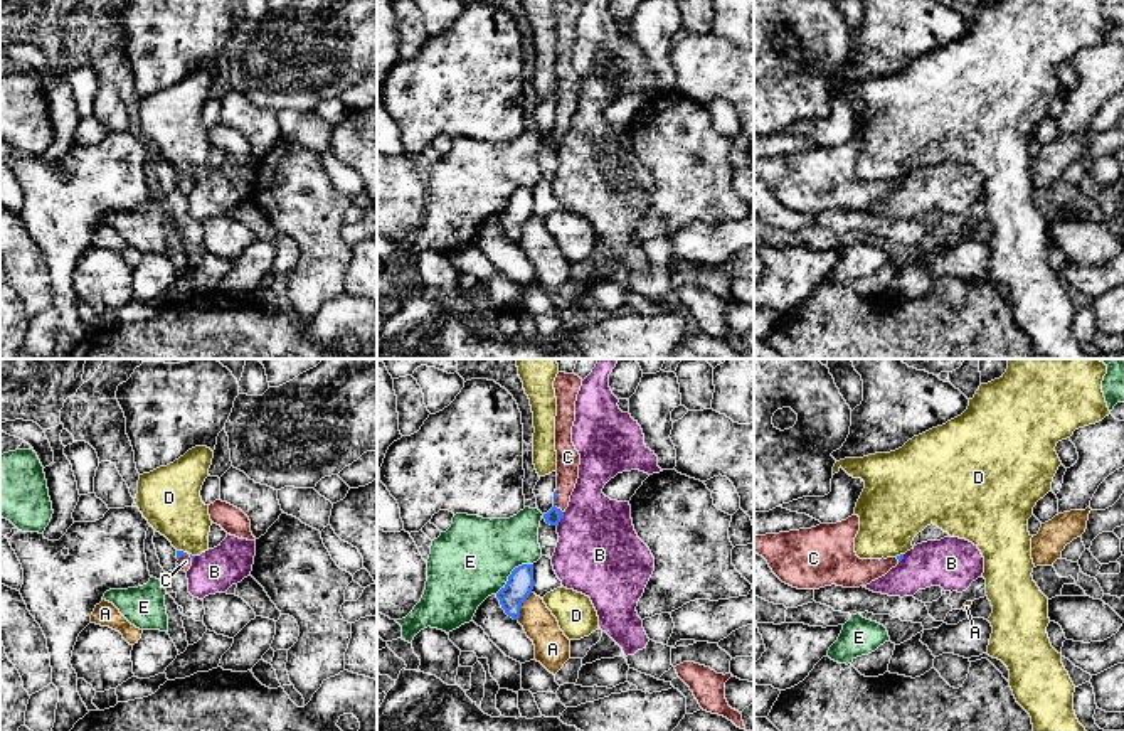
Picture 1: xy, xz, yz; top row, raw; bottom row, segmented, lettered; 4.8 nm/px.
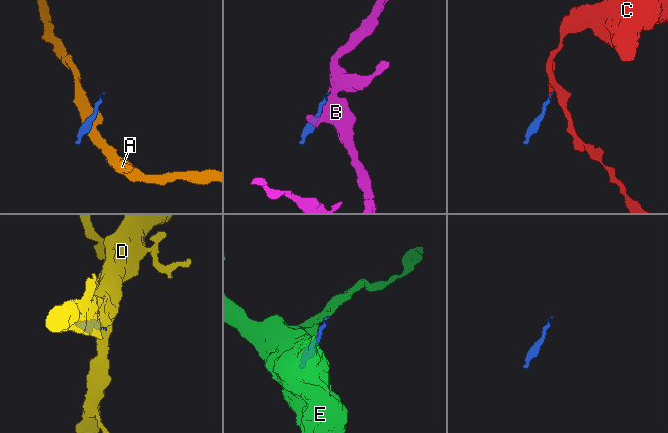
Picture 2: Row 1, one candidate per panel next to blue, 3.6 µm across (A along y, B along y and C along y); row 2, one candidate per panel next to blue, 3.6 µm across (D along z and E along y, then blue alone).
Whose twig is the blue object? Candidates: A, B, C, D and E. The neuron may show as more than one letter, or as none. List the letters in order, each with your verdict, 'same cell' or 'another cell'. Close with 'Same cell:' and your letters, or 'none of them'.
A: another cell
B: another cell
C: same cell
D: another cell
E: another cell
Same cell: C

